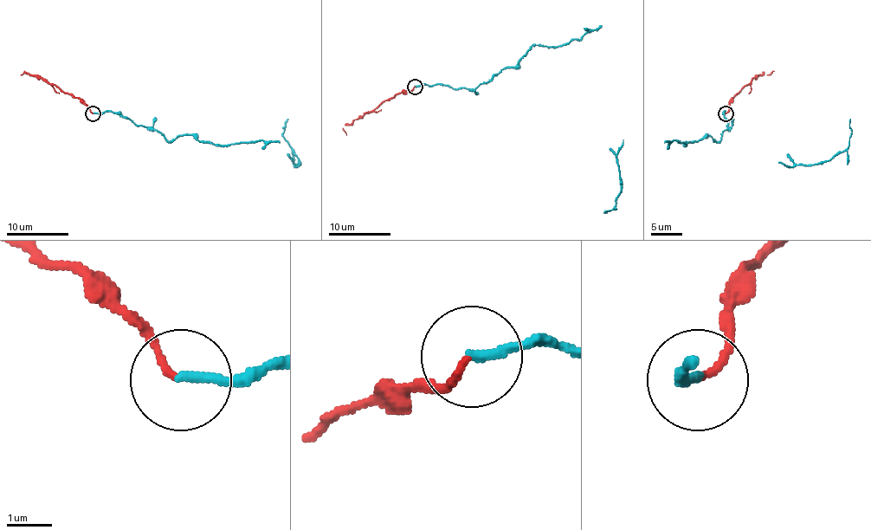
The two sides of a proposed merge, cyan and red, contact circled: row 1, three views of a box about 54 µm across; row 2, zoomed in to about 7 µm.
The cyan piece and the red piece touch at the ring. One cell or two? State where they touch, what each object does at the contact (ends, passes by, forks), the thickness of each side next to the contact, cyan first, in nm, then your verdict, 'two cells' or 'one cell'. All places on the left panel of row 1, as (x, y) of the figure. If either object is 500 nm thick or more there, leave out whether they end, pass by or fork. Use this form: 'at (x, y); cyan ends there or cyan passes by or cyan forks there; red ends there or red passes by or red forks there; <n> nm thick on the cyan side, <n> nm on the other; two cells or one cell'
at (93, 113); cyan ends there; red ends there; 240 nm thick on the cyan side, 140 nm on the other; one cell

